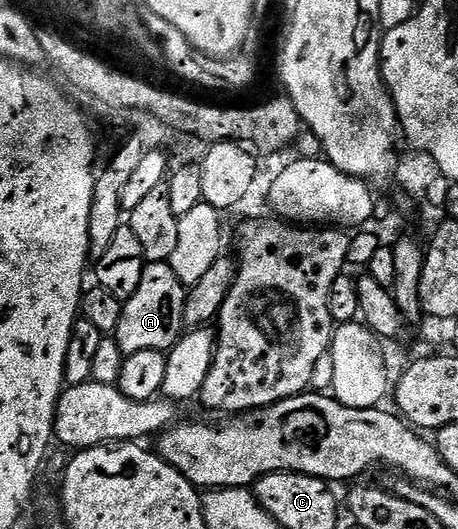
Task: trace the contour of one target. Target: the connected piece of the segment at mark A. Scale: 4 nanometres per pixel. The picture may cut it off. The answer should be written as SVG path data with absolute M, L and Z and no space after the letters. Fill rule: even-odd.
M150 262L142 272L142 284L138 284L138 292L130 296L124 303L122 320L118 320L115 340L127 356L134 352L158 350L168 352L179 341L184 324L184 299L186 288L174 276L168 262Z

